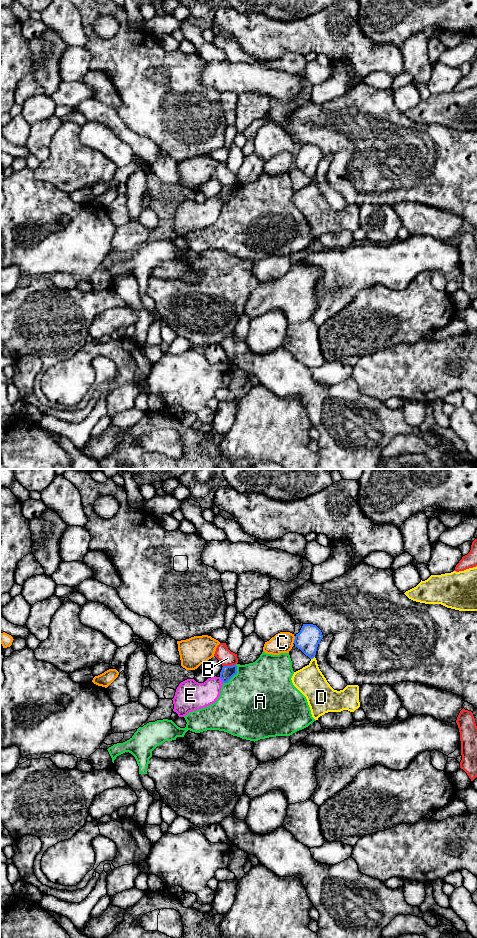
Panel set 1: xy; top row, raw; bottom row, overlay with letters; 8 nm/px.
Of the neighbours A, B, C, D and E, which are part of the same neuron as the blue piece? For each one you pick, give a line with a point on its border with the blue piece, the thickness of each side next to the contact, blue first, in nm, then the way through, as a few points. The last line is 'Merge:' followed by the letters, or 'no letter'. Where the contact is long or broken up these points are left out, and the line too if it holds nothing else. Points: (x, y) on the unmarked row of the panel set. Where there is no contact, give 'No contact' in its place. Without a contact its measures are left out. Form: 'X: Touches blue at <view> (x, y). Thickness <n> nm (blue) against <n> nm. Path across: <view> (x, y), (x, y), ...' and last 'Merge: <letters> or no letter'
Merge: no letter

